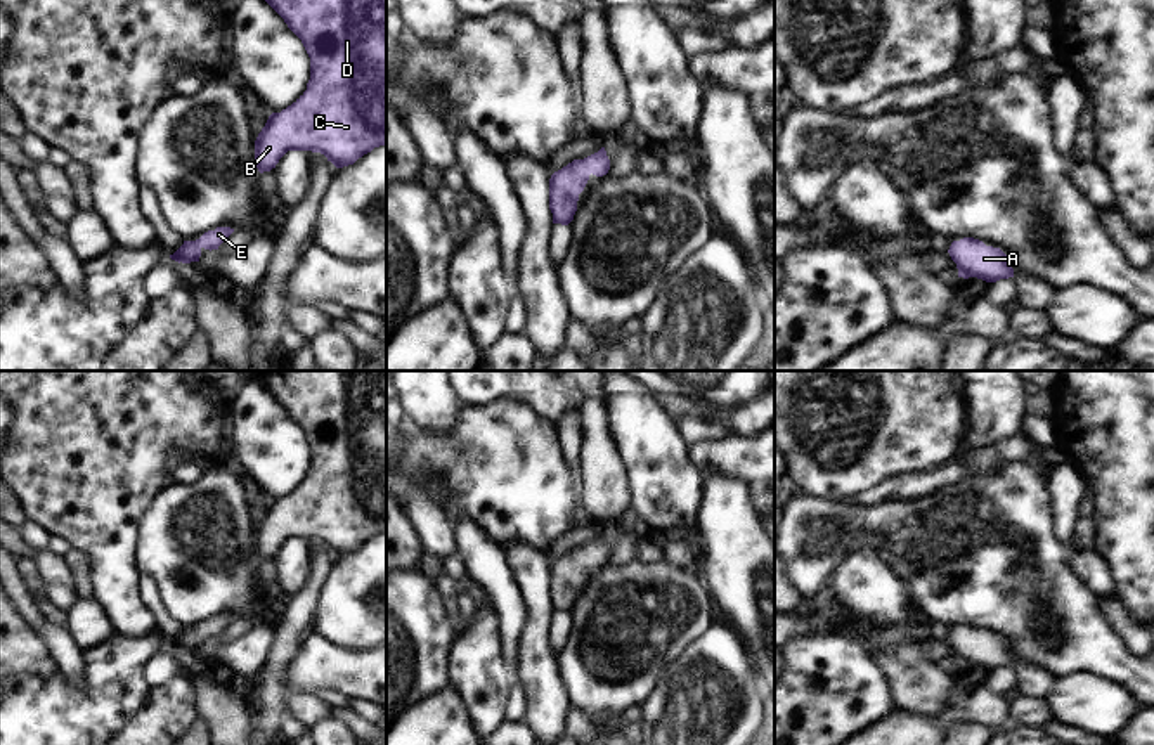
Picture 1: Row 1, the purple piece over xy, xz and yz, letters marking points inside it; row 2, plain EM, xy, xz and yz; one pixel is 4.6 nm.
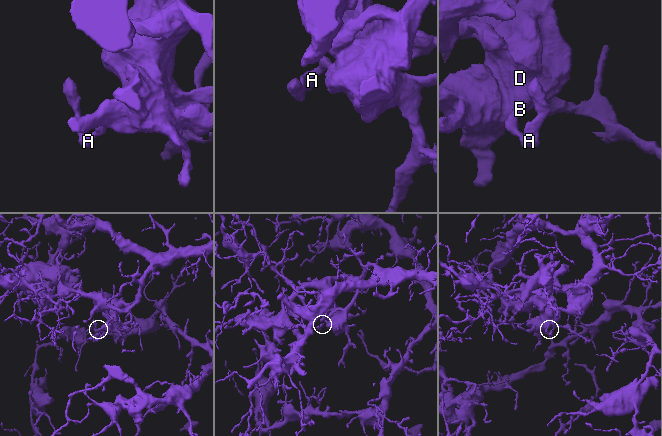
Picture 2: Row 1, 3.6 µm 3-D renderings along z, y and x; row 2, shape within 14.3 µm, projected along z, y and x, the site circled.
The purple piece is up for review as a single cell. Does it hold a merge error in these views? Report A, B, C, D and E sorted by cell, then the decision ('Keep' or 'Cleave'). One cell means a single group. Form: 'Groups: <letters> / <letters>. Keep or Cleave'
Groups: A B C D E. Keep.

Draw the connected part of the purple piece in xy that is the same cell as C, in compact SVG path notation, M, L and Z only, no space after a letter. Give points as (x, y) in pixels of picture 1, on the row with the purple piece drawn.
M265 0L301 40L310 57L307 90L281 113L272 113L255 140L260 173L276 168L288 151L321 152L336 168L353 165L386 144L386 0Z

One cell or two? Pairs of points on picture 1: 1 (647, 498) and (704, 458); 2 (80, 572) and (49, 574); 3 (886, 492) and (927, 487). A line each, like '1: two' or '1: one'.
1: two
2: two
3: one

